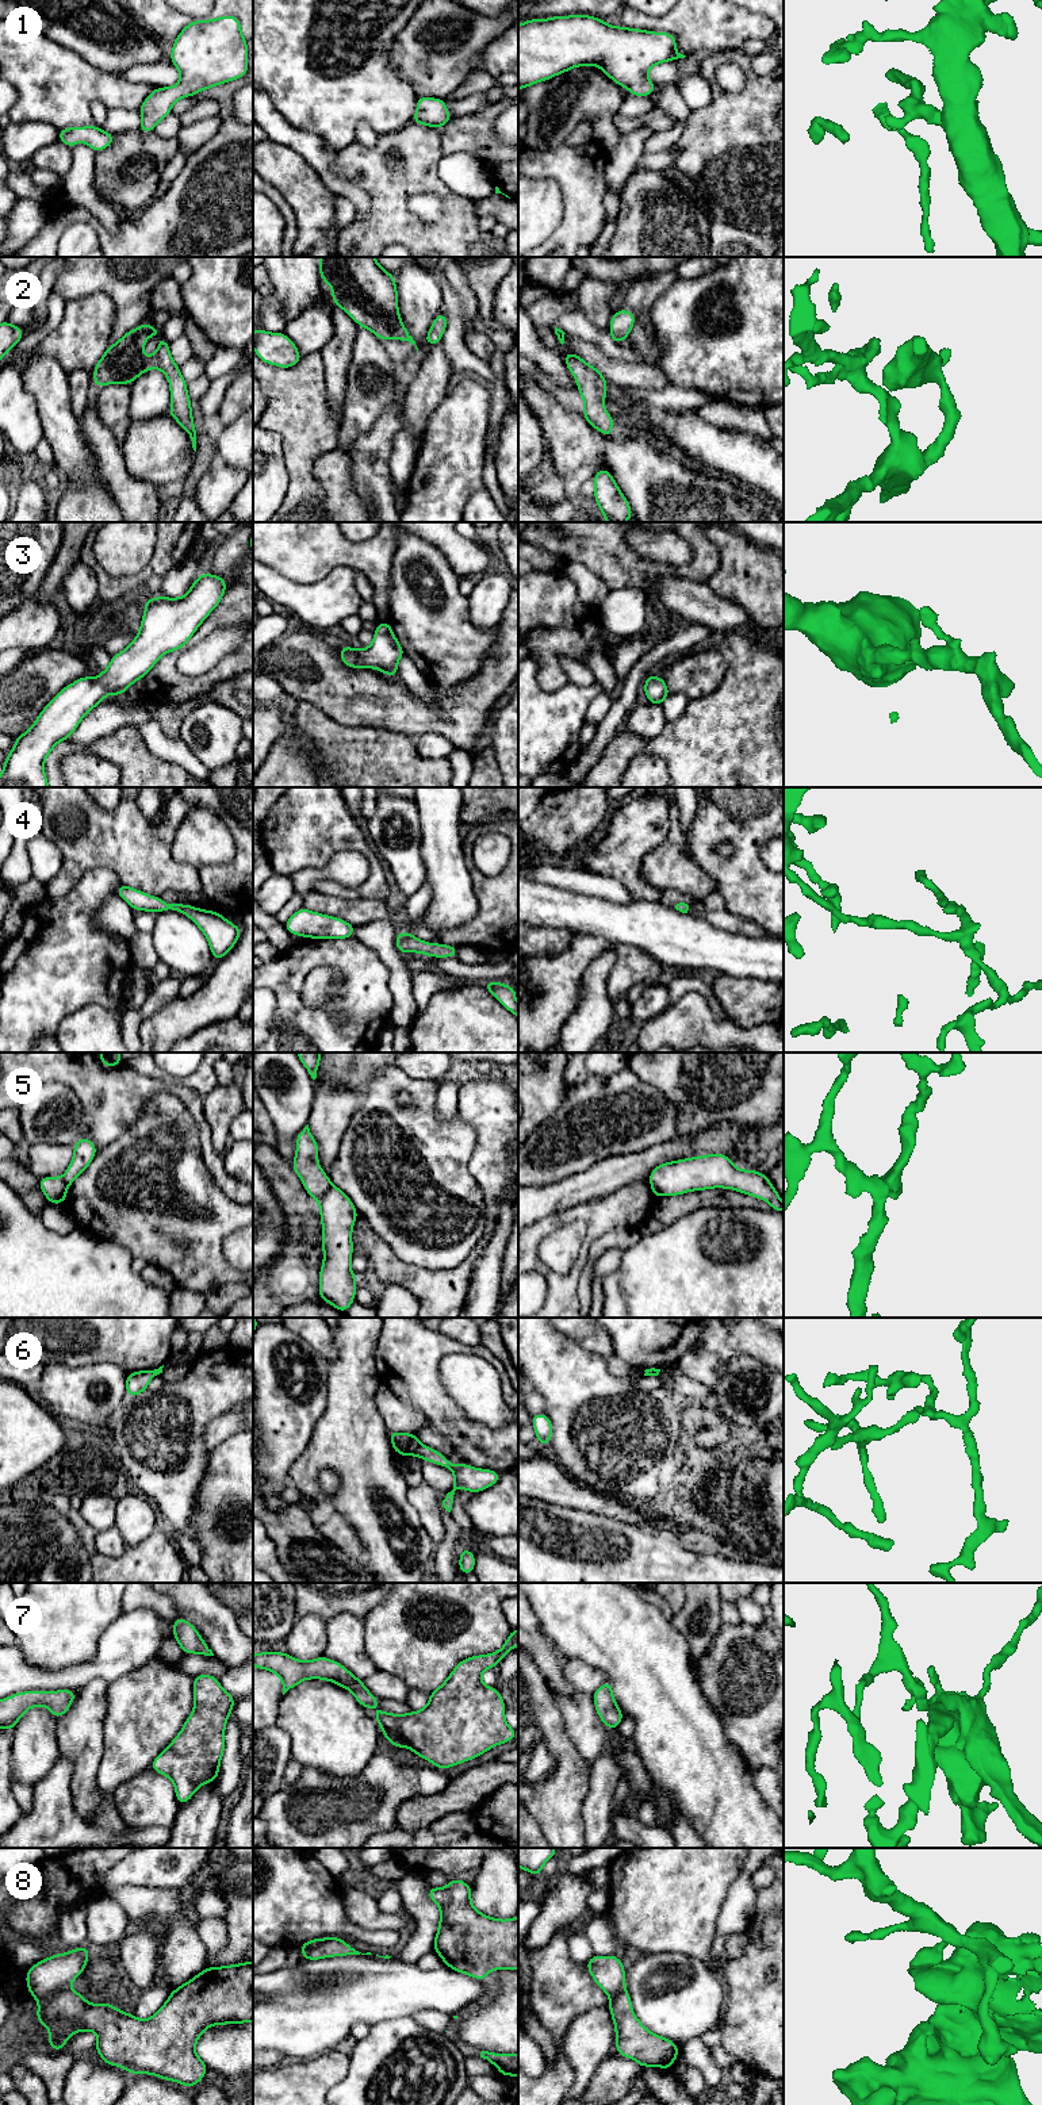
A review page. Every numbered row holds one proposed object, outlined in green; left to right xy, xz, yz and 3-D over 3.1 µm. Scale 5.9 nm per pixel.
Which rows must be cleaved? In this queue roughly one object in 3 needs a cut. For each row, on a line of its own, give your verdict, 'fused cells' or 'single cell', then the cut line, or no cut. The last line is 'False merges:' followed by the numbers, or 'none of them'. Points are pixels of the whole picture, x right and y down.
1: single cell | no cut
2: single cell | no cut
3: single cell | no cut
4: single cell | no cut
5: fused cells | xz (332, 1184), (320, 1201)
6: fused cells | xz (420, 1444), (414, 1454)
7: single cell | no cut
8: fused cells | xy (68, 1987), (57, 1990), (39, 2002)
False merges: 5, 6, 8

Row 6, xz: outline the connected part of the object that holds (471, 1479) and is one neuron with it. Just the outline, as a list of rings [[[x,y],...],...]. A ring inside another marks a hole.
[[[420,1445],[415,1456],[418,1456],[421,1460],[449,1468],[452,1471],[455,1476],[455,1484],[445,1494],[443,1500],[443,1506],[448,1512],[452,1510],[455,1489],[457,1487],[475,1494],[494,1485],[501,1477],[501,1473],[495,1471],[478,1469],[468,1464],[455,1465],[440,1452],[425,1445]]]

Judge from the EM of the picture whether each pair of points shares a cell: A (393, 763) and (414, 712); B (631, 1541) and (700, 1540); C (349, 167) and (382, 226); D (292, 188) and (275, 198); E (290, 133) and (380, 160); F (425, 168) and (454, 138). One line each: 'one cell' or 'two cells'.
A: two cells
B: two cells
C: one cell
D: two cells
E: two cells
F: two cells

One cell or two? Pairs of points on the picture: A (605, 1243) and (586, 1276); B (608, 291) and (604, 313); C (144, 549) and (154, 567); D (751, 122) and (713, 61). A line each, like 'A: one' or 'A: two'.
A: one
B: one
C: two
D: one

